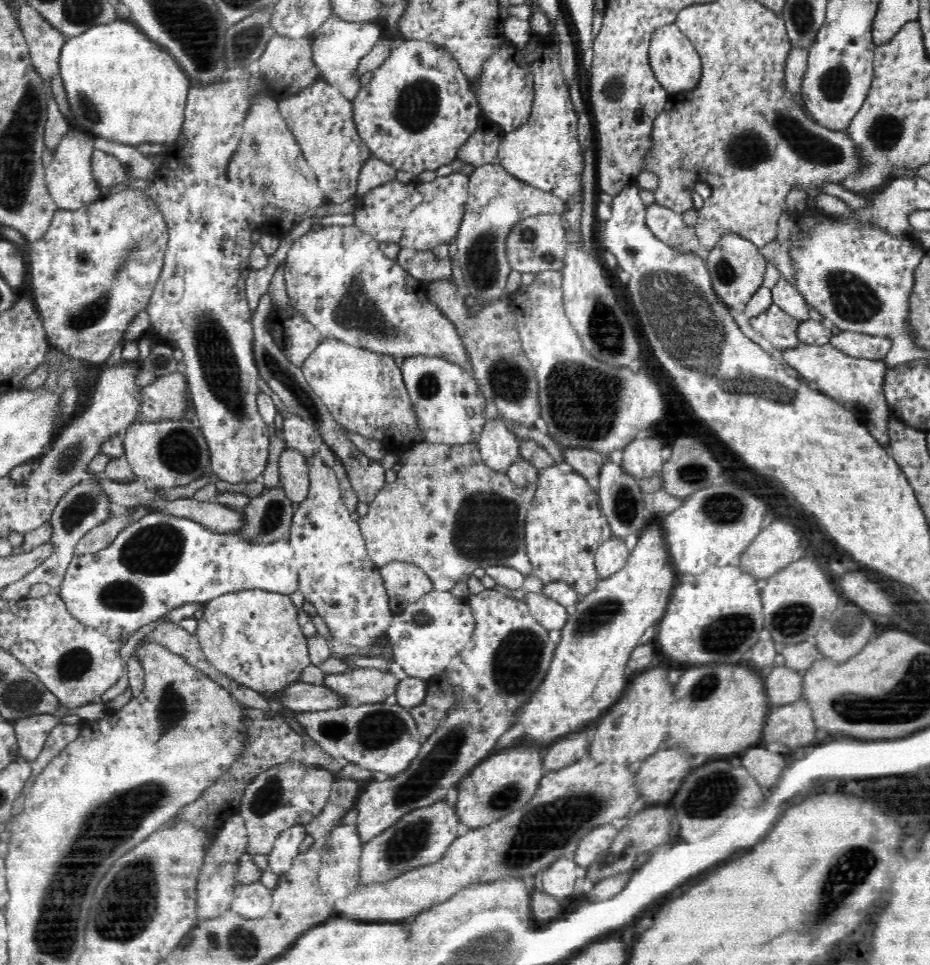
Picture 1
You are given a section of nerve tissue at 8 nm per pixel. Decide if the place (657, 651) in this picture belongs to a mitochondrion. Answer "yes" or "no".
no

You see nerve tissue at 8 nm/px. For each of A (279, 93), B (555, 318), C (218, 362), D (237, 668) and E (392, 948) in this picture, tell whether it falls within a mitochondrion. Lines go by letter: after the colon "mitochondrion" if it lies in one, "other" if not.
A: other
B: other
C: mitochondrion
D: other
E: other

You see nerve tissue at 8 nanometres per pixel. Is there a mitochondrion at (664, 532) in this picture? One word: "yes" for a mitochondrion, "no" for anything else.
no

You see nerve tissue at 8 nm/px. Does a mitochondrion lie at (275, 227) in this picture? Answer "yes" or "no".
no

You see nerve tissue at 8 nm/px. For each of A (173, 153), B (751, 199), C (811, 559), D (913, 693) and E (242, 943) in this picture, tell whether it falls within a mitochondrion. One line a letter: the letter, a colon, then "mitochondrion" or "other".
A: other
B: other
C: other
D: mitochondrion
E: mitochondrion

